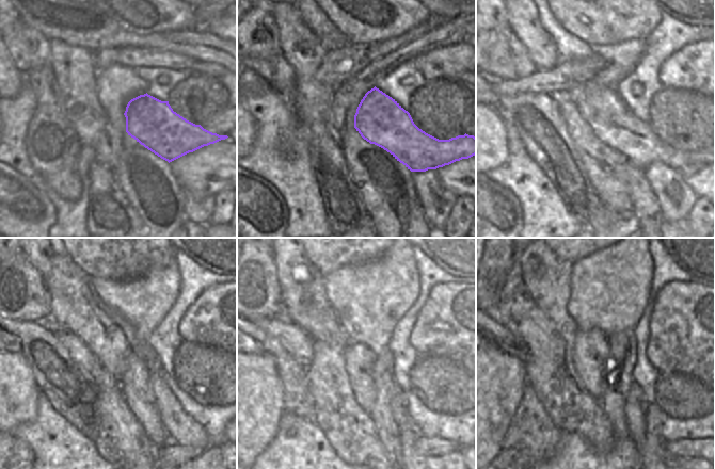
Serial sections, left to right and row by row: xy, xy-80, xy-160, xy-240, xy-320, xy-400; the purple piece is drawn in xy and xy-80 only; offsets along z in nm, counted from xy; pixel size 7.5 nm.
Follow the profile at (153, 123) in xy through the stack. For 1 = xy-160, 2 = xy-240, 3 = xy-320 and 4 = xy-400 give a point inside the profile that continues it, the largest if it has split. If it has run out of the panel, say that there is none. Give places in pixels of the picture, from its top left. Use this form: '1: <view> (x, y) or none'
1: xy-160 (614, 124)
2: xy-240 (74, 307)
3: xy-320 (304, 303)
4: xy-400 (534, 302)

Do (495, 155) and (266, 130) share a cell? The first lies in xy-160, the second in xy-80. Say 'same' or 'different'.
different

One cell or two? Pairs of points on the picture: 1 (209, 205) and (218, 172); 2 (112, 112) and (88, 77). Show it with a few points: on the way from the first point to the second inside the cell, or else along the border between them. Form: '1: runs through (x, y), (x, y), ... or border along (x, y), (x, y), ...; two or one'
1: border along (187, 192), (197, 200), (215, 194); two
2: border along (96, 70), (97, 99), (105, 112); two

